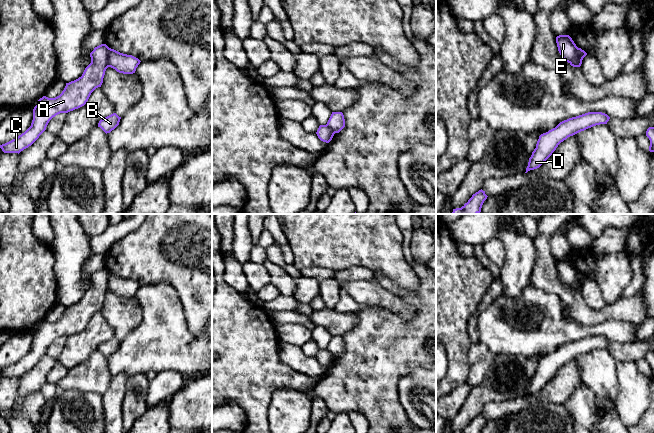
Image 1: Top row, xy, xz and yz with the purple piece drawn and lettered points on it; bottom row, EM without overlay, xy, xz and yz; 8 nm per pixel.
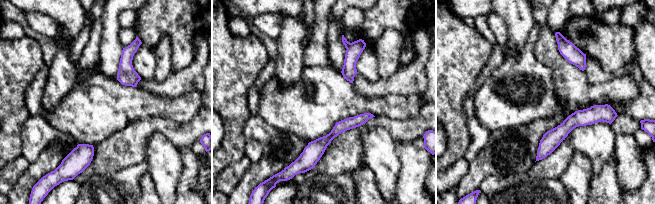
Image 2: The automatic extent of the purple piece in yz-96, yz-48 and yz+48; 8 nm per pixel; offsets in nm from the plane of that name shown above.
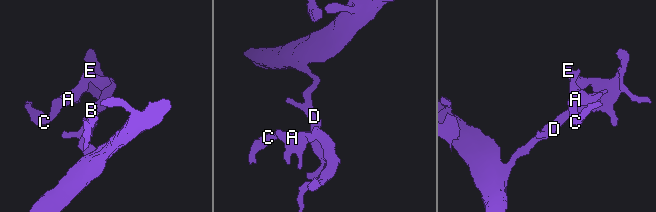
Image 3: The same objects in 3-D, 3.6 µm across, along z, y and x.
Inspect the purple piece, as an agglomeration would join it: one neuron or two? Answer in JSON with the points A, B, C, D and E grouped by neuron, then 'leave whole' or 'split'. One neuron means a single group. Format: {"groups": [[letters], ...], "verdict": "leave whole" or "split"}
{"groups": [["A", "C"], ["B", "D", "E"]], "verdict": "split"}

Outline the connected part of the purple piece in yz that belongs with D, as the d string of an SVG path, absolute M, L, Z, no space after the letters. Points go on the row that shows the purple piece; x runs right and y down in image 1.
M588 112L560 122L555 128L539 136L536 148L529 158L526 172L539 168L556 150L558 145L581 131L600 124L607 124L610 117L602 112Z

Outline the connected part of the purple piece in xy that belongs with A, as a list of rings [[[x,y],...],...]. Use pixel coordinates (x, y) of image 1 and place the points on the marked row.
[[[101,44],[94,48],[90,53],[91,63],[85,68],[83,74],[78,79],[66,83],[66,86],[62,93],[55,98],[48,98],[43,96],[37,102],[37,105],[33,109],[33,120],[31,126],[17,138],[0,145],[0,148],[4,153],[20,153],[24,149],[31,146],[39,136],[46,130],[49,121],[60,113],[68,113],[75,109],[78,109],[86,104],[91,93],[98,87],[101,87],[103,78],[108,66],[108,53],[109,49],[106,44]]]

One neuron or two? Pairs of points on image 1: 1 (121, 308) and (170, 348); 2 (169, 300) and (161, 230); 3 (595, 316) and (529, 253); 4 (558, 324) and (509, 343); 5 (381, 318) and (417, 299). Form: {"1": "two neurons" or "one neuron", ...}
{"1": "two neurons", "2": "two neurons", "3": "two neurons", "4": "one neuron", "5": "one neuron"}

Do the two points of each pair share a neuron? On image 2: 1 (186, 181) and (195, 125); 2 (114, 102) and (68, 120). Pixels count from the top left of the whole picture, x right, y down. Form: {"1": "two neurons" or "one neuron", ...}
{"1": "two neurons", "2": "one neuron"}

